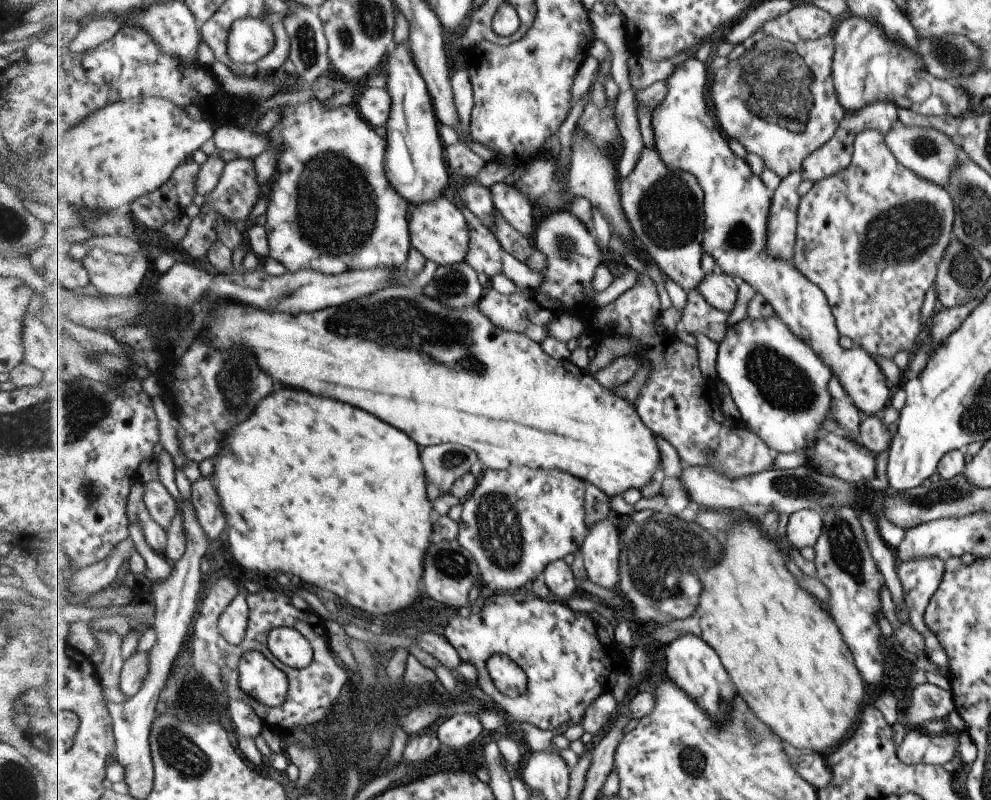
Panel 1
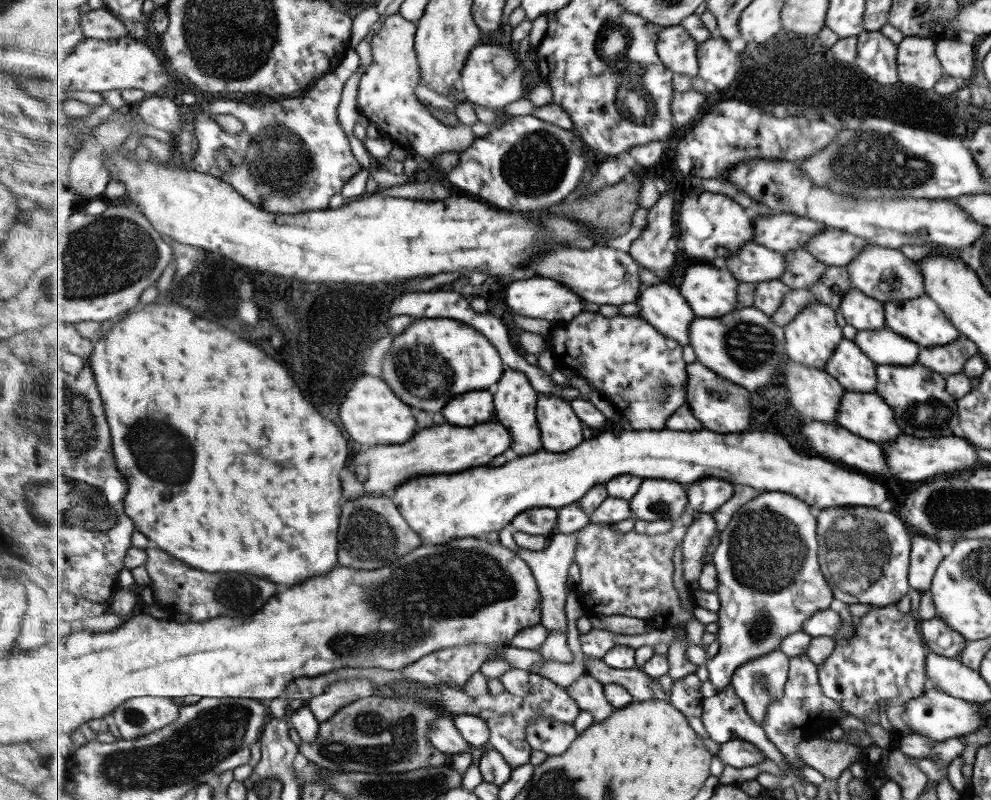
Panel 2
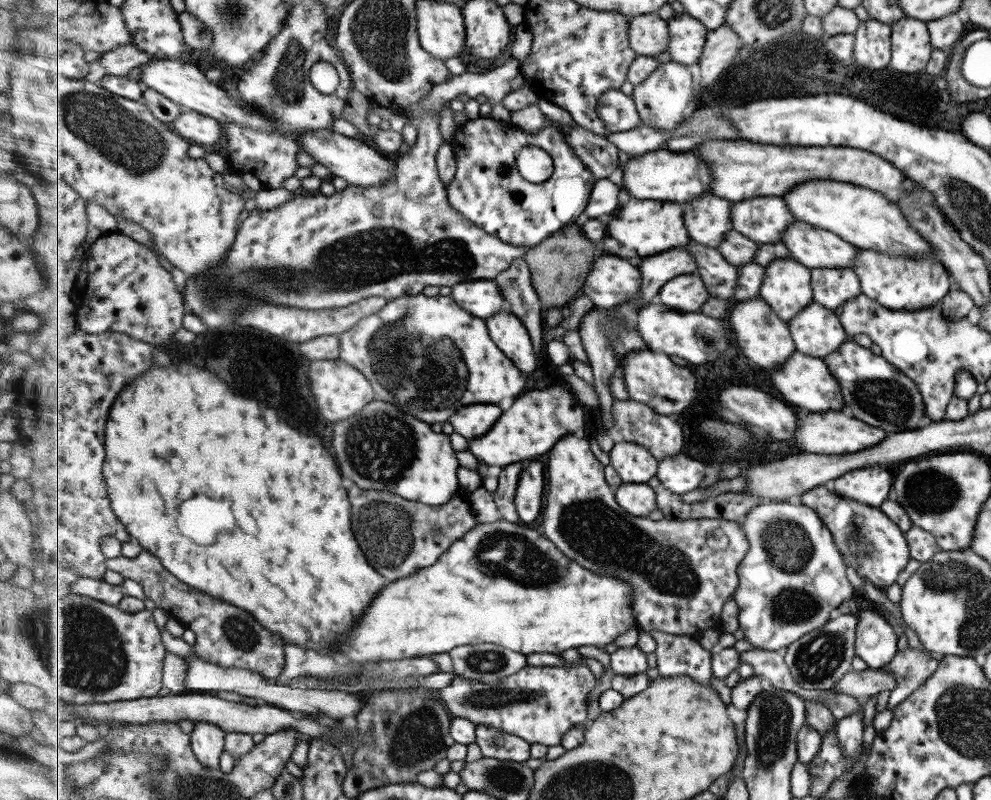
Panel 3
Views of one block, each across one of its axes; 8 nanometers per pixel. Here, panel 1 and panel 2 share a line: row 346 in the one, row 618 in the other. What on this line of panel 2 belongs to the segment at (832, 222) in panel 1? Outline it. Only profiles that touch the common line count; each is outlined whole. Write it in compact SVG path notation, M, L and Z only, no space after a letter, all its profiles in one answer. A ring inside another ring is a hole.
M888 604L884 607L872 607L871 611L865 613L863 617L855 618L854 634L848 640L835 640L834 649L831 654L816 667L818 683L821 692L829 698L836 700L844 711L852 716L869 716L869 700L871 704L877 700L885 701L886 720L891 725L890 735L898 743L900 736L914 734L904 723L904 708L909 699L922 694L925 686L928 685L926 672L924 669L924 660L927 648L923 644L919 632L916 628L916 615L914 612L899 613L895 604Z

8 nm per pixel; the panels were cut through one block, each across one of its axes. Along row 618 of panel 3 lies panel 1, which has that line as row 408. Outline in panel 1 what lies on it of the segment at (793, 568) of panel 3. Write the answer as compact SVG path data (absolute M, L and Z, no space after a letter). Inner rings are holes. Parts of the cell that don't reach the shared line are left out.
M776 315L760 320L747 317L730 327L727 336L718 344L716 372L717 378L729 388L730 395L741 412L742 423L751 428L771 450L788 454L815 448L815 430L829 408L826 386L831 378L831 368L804 340L791 332L781 317Z

